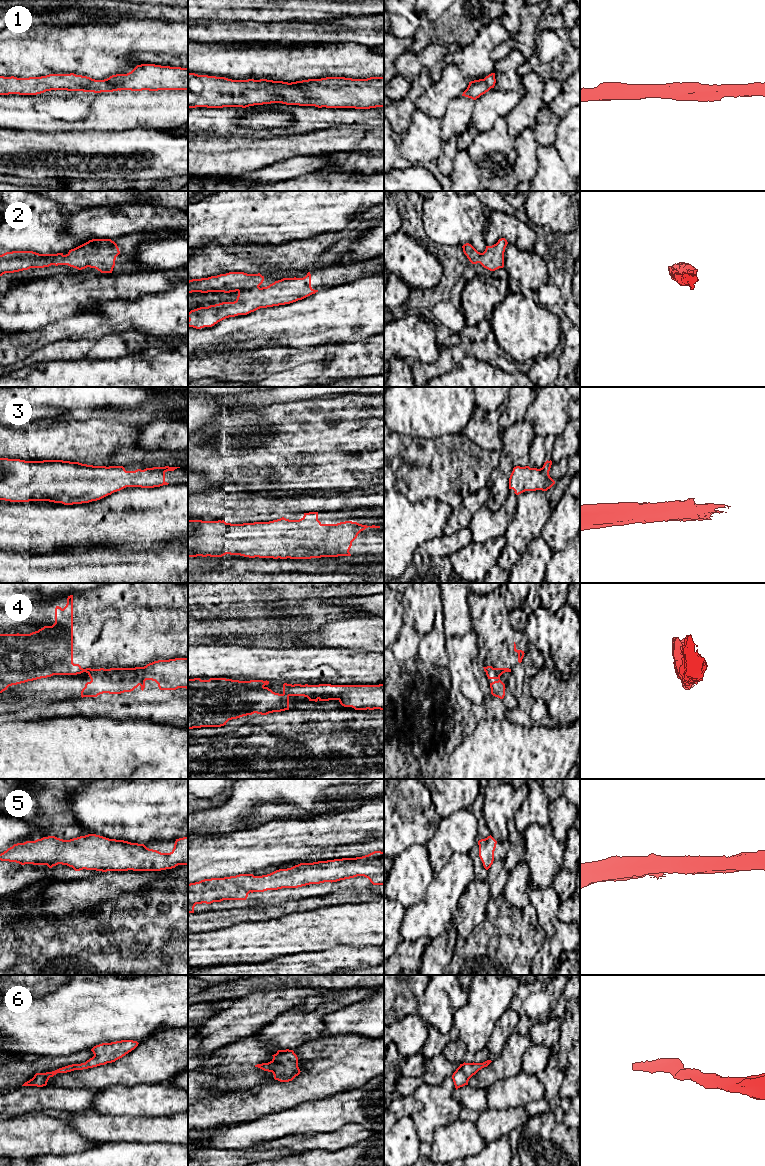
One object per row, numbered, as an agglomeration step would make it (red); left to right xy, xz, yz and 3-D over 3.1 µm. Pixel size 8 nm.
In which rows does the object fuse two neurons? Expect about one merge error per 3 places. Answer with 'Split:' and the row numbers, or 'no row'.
Split: 4

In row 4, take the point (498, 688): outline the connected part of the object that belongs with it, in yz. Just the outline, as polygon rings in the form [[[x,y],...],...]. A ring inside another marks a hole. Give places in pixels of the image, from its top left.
[[[492,666],[483,667],[488,679],[494,679],[495,681],[490,683],[491,694],[495,697],[503,699],[505,696],[505,684],[500,680],[500,676],[497,674],[495,668]]]

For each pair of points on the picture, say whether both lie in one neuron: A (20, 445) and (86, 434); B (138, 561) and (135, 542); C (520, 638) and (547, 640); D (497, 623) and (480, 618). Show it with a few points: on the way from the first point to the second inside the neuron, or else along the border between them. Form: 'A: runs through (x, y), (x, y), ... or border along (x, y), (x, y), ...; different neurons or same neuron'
A: runs through (36, 449), (70, 438); same neuron
B: border along (159, 544), (153, 544), (144, 549), (131, 549); different neurons
C: border along (524, 633), (530, 645); different neurons
D: runs through (493, 623), (484, 618); same neuron

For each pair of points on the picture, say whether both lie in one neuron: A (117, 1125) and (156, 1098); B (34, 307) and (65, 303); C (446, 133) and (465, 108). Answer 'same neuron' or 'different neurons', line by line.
A: different neurons
B: same neuron
C: same neuron

